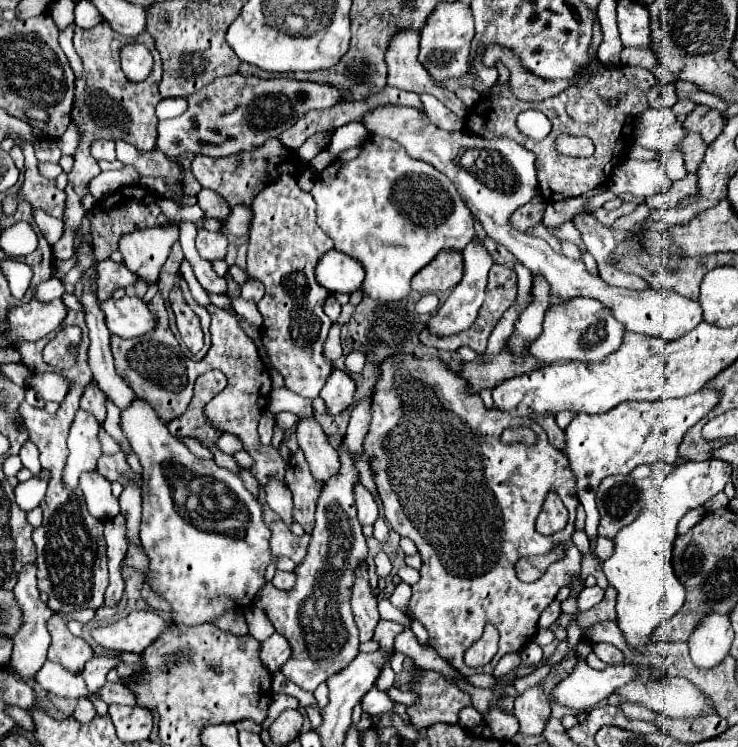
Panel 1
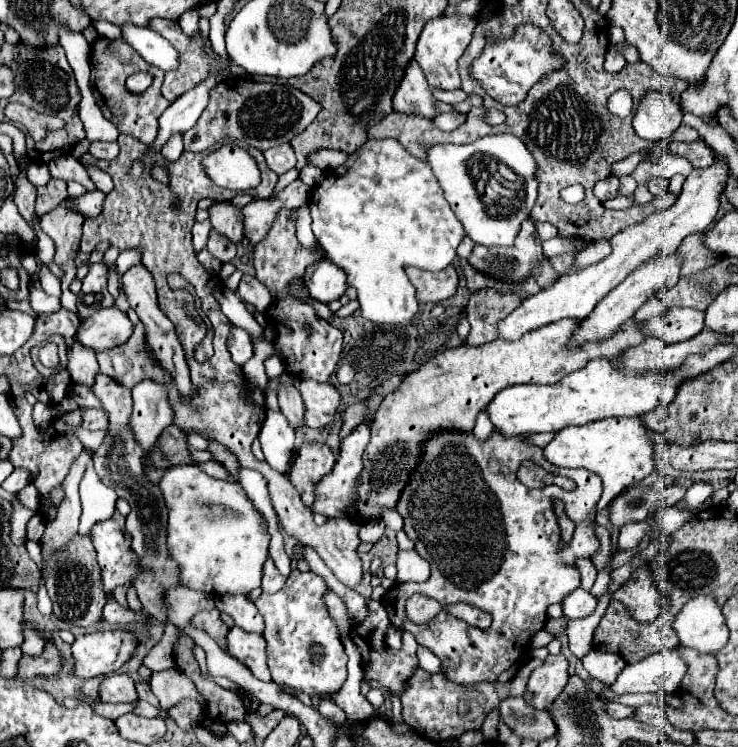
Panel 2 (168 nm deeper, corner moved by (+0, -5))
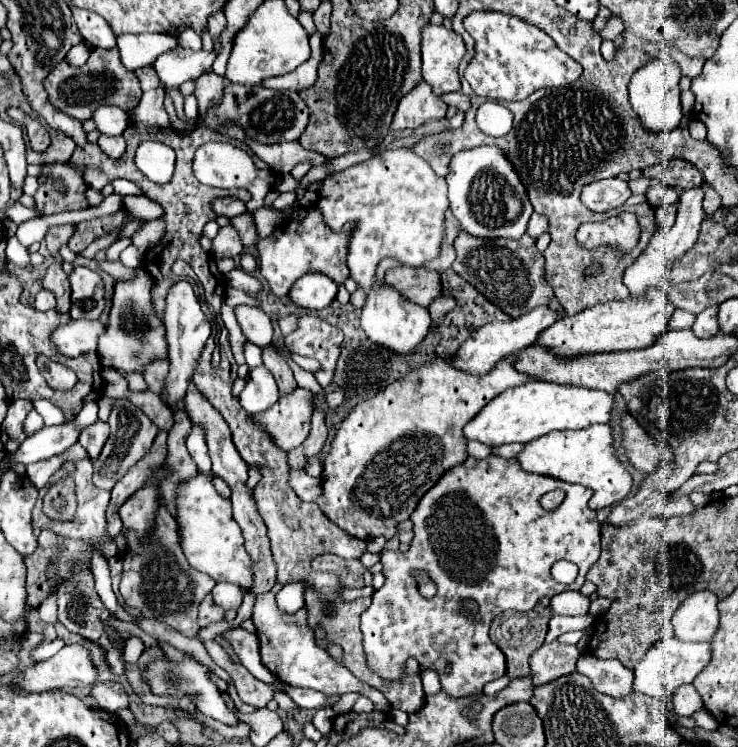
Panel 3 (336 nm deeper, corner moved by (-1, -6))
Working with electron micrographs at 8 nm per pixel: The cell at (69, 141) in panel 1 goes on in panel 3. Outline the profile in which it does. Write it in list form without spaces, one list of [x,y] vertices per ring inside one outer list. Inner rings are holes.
[[[114,180],[112,186],[116,194],[138,194],[138,196],[142,194],[142,190],[136,184],[132,184],[130,180]]]

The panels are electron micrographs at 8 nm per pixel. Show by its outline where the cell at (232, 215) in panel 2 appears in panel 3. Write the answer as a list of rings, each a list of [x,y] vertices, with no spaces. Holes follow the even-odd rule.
[[[250,212],[230,218],[230,224],[236,228],[244,246],[254,246],[256,244],[256,226],[254,226],[254,218],[252,218]]]

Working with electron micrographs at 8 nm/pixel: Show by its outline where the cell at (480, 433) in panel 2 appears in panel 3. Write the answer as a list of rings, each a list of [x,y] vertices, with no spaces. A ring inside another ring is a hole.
[[[478,440],[468,442],[468,456],[474,456],[477,460],[481,460],[490,456],[490,452],[492,452],[492,448],[488,444],[482,444]]]

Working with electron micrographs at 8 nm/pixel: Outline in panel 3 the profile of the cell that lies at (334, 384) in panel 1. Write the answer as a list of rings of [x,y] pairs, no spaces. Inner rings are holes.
[[[296,388],[290,396],[282,396],[272,408],[254,414],[268,434],[284,450],[300,446],[310,432],[310,420],[314,412],[314,394],[306,388]]]

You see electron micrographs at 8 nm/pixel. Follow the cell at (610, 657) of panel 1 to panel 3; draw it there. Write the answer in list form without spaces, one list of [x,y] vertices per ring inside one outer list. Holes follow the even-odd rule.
[[[582,654],[576,662],[576,670],[590,678],[598,692],[614,698],[622,698],[632,692],[632,670],[618,660],[602,660],[592,654]]]

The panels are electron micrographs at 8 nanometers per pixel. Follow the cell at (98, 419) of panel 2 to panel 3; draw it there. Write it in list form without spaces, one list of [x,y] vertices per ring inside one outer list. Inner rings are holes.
[[[98,420],[98,422],[90,424],[88,428],[84,428],[84,430],[80,432],[78,442],[88,450],[88,454],[90,454],[92,458],[96,458],[96,456],[100,454],[102,446],[104,446],[106,438],[108,438],[108,432],[110,432],[110,430],[108,430],[108,424],[102,422],[102,420]]]

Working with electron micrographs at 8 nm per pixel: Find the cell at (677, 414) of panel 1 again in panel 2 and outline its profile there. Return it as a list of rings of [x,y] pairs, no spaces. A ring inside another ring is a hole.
[[[613,417],[593,421],[583,427],[565,427],[543,447],[543,457],[557,467],[587,469],[601,477],[603,495],[597,509],[605,509],[623,489],[639,483],[653,471],[653,443],[649,431],[637,417]]]

